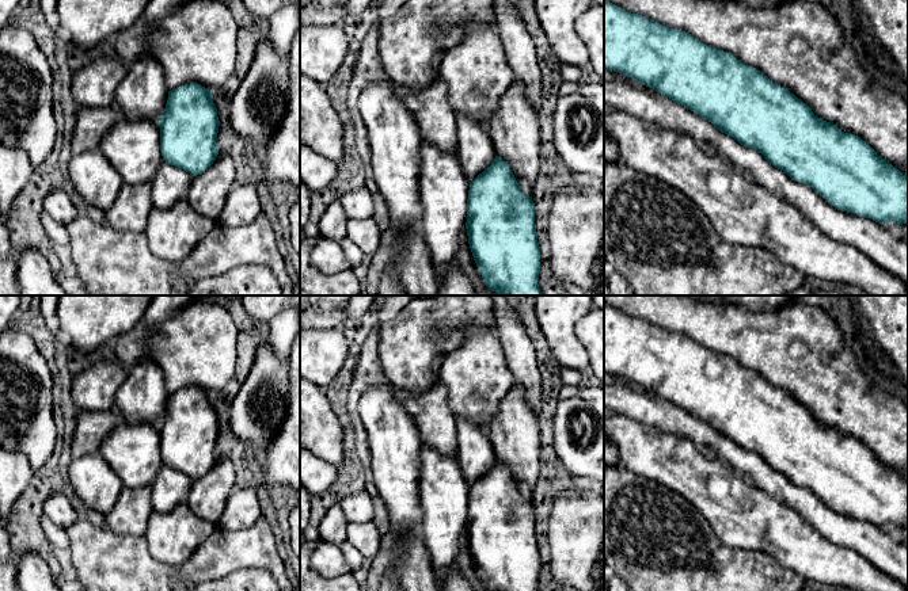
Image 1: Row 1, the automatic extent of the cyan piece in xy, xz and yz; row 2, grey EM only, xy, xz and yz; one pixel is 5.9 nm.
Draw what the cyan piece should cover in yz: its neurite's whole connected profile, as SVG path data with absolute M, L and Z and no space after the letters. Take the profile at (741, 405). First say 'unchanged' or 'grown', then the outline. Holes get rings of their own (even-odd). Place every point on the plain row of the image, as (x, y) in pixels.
unchanged | M604 302L604 374L623 377L696 416L719 435L761 457L770 468L793 484L812 491L835 512L879 527L908 526L908 481L905 478L878 460L860 441L844 436L836 428L818 422L794 397L770 384L756 371L745 369L733 358L704 348L685 335L631 317Z

